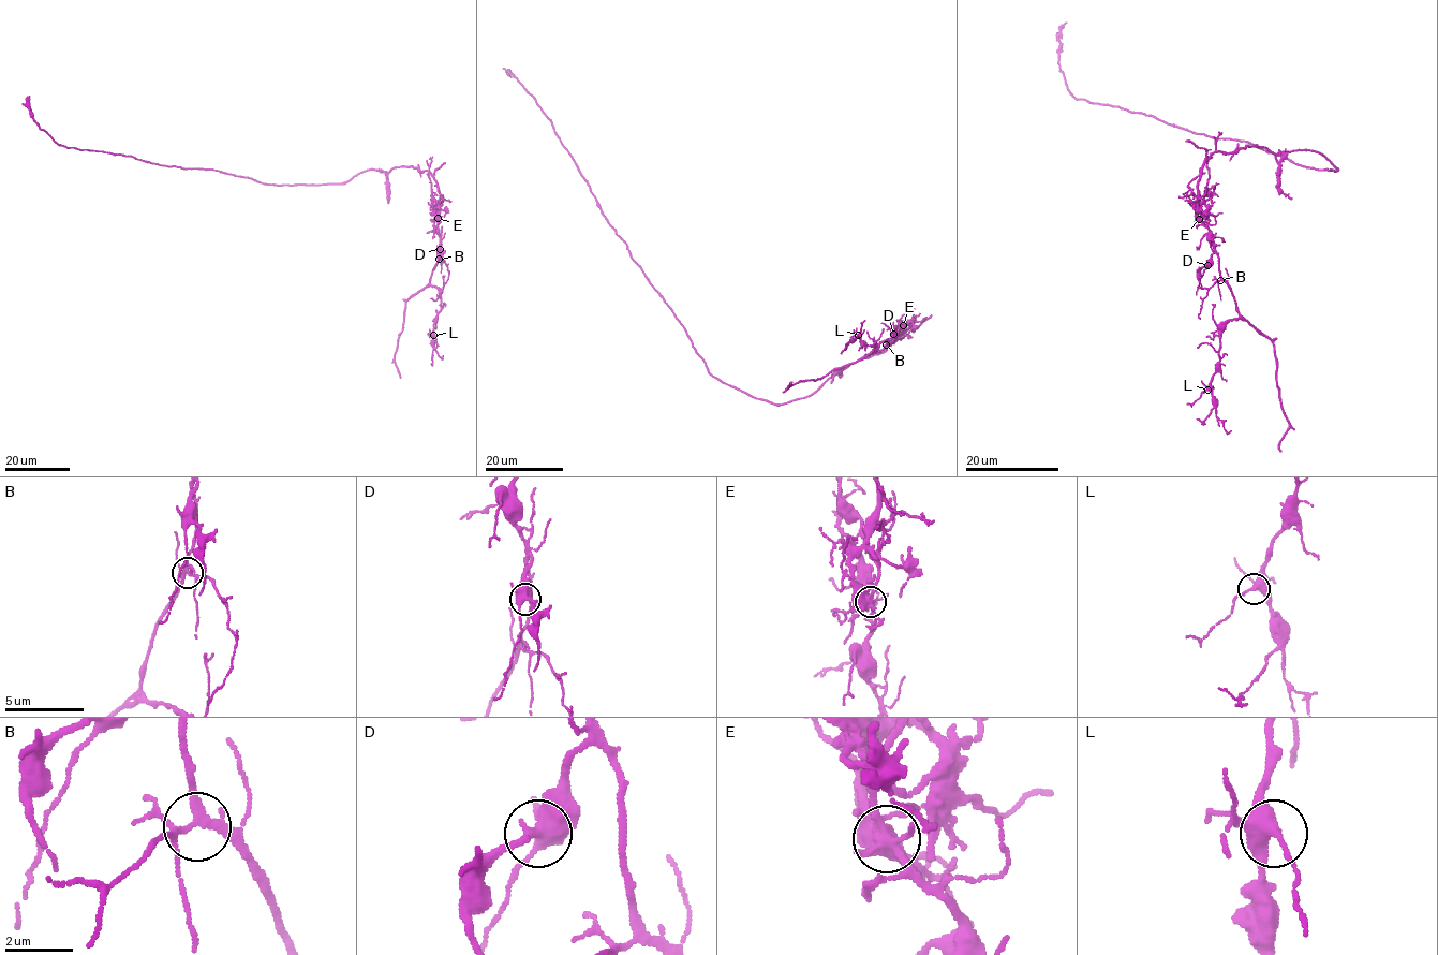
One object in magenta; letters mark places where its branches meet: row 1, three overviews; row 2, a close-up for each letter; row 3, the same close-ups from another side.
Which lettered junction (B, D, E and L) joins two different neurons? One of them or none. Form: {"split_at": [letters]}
{"split_at": ["E"]}

